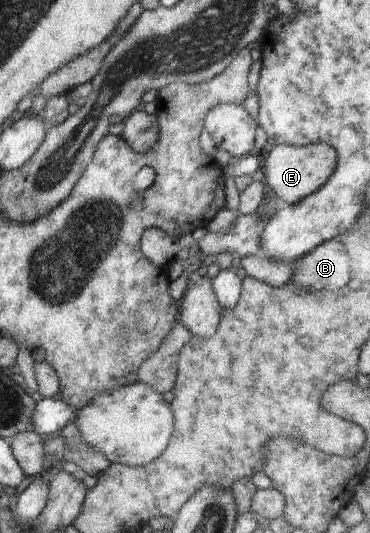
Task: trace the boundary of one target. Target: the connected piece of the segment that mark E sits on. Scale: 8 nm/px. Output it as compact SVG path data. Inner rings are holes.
M326 142L309 143L300 147L275 145L275 148L261 156L266 189L280 203L295 204L315 193L336 172L338 154L334 146Z

